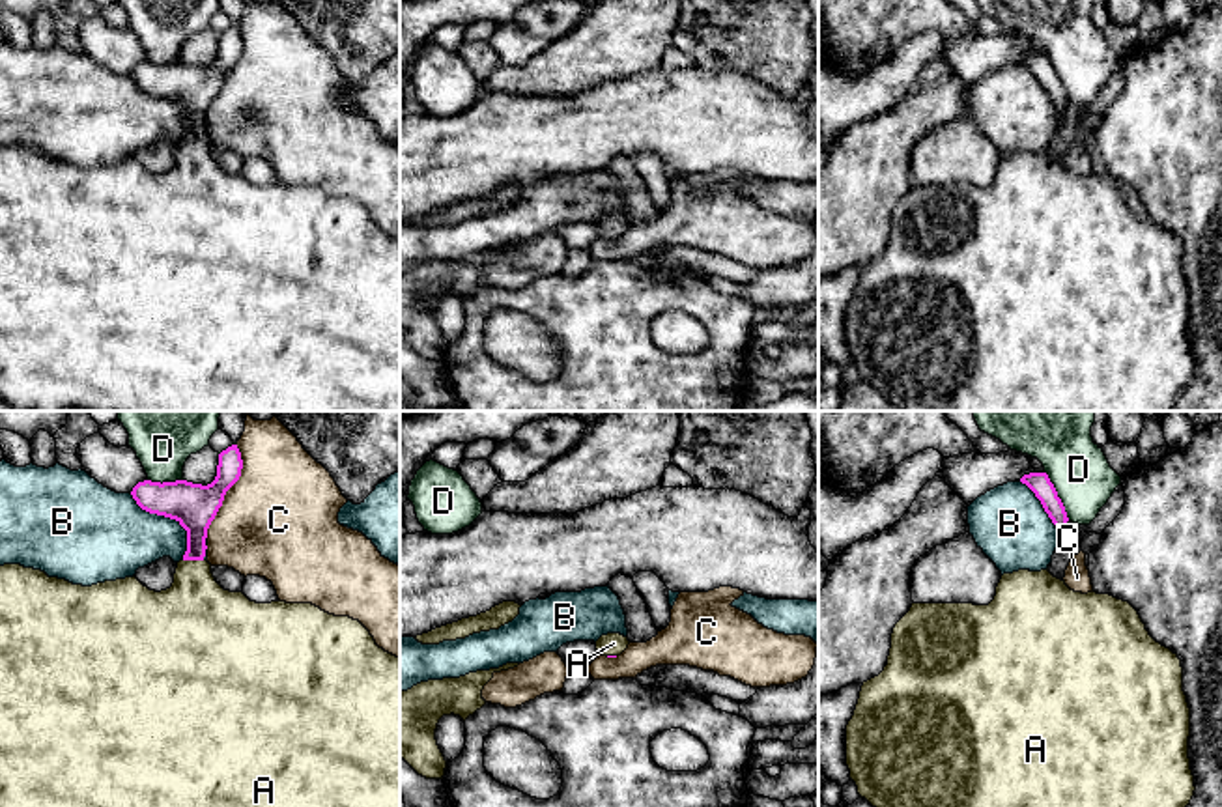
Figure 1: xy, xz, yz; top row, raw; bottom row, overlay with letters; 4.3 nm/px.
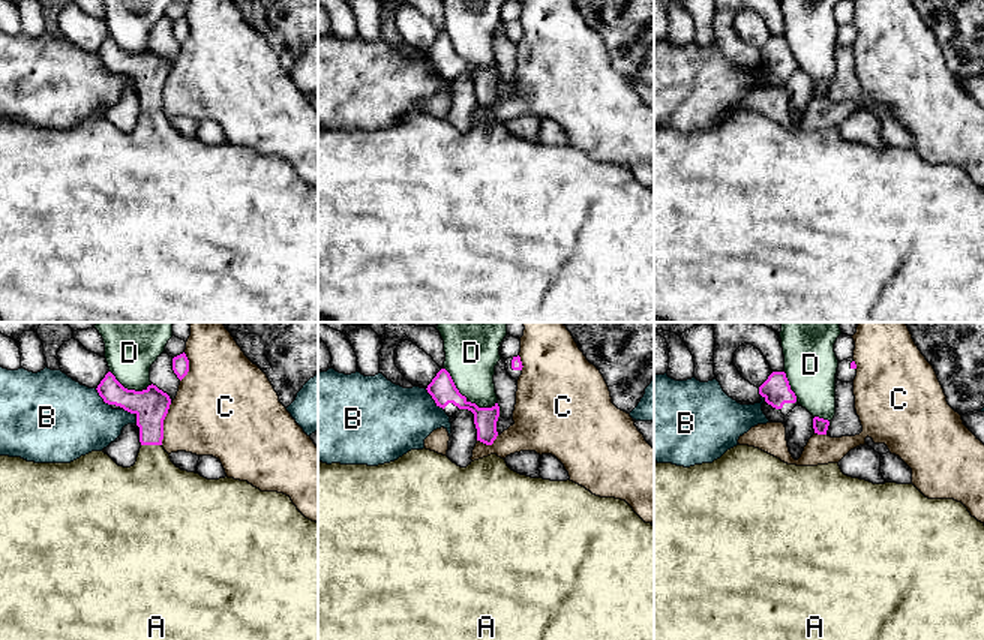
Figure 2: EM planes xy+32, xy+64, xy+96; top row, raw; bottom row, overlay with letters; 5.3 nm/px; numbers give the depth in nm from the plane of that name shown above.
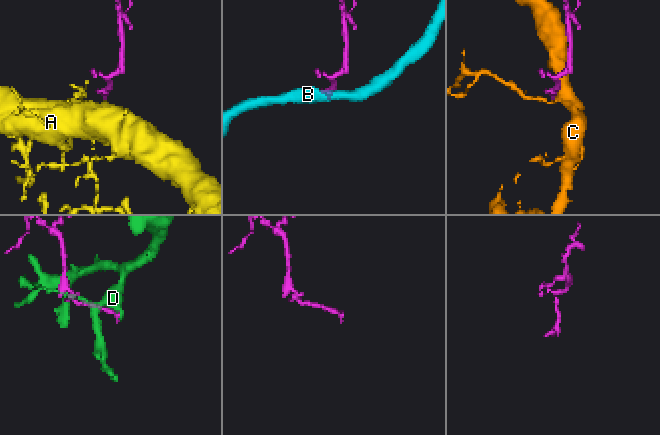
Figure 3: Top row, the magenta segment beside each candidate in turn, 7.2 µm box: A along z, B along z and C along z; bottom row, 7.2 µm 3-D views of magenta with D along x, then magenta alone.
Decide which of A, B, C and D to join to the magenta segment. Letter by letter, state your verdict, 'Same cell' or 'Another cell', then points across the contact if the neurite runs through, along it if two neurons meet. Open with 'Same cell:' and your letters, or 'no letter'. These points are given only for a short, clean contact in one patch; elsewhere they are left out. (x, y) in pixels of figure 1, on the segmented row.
Same cell: A
A: Same cell. Path across: xy (195, 507), (193, 559), (195, 617)
B: Another cell
C: Another cell
D: Another cell

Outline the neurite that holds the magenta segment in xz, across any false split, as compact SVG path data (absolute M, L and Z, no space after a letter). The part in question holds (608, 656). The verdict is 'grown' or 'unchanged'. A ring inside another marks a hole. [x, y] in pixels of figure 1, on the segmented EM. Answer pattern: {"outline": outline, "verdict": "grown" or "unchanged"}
{"outline": "M607 633L596 641L596 650L602 656L617 658L628 648L628 644L630 644L628 637L620 633Z", "verdict": "grown"}

